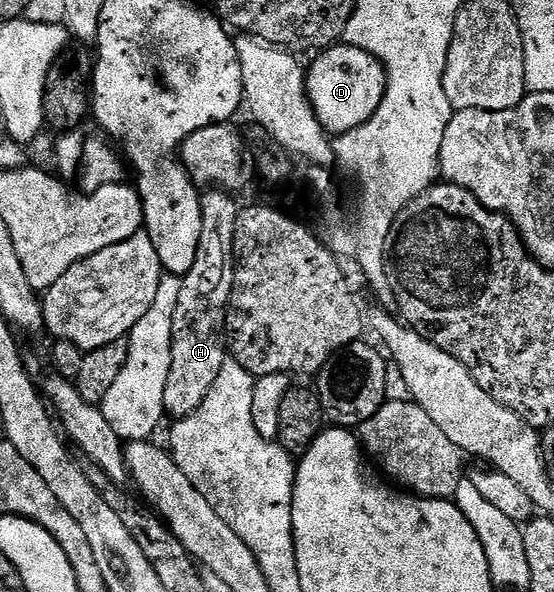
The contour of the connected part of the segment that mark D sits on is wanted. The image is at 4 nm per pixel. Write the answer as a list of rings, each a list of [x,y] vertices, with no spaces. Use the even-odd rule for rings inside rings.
[[[335,44],[308,66],[306,94],[327,134],[347,134],[374,115],[386,95],[386,69],[378,59],[355,46]]]

